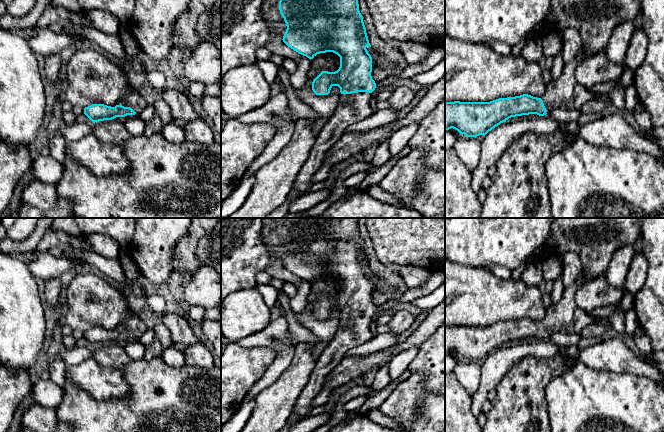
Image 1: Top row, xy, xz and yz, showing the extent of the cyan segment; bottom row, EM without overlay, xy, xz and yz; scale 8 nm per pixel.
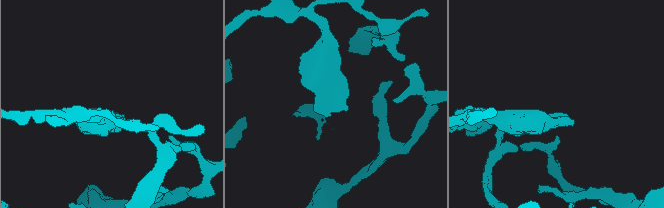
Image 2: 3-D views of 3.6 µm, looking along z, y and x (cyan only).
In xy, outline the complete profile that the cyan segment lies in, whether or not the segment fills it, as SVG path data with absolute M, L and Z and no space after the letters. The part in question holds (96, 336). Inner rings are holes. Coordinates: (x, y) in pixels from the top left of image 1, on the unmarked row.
M132 315L117 326L115 331L104 328L92 328L84 332L84 338L93 346L112 344L116 341L135 339L146 332L148 328L137 316Z

